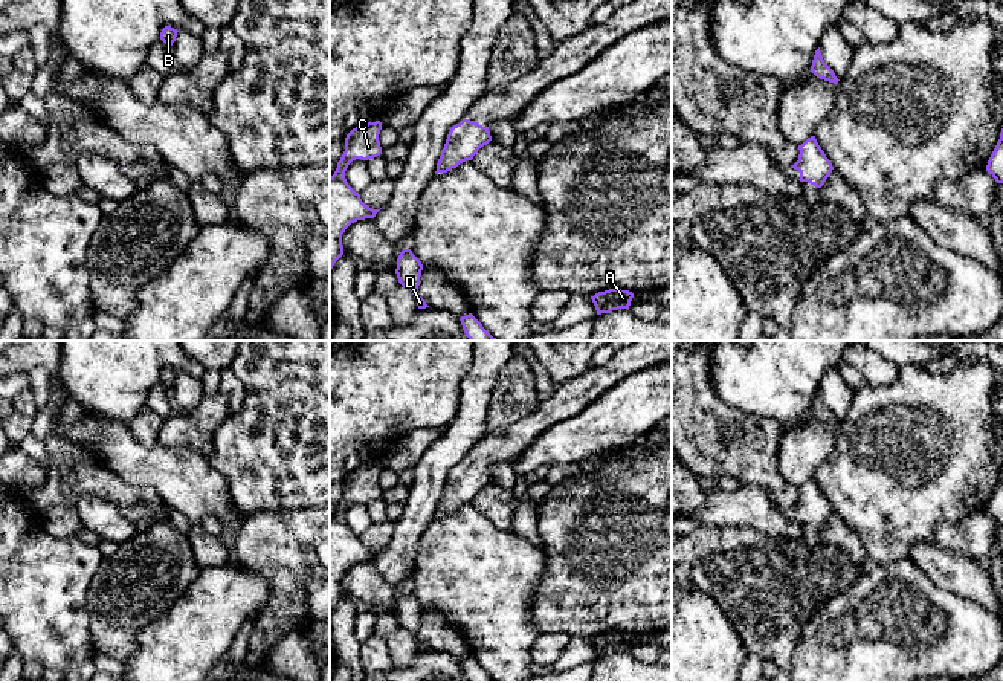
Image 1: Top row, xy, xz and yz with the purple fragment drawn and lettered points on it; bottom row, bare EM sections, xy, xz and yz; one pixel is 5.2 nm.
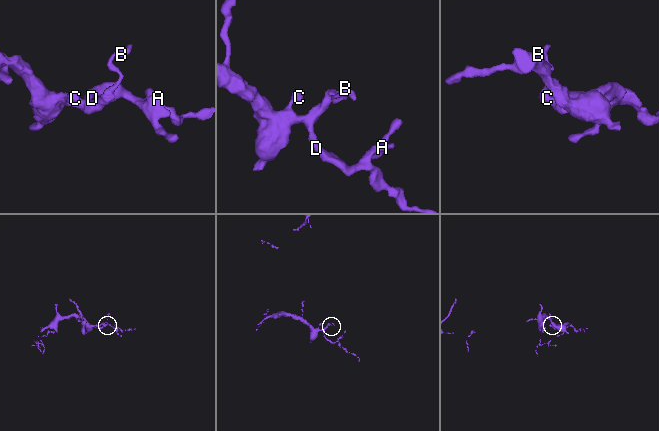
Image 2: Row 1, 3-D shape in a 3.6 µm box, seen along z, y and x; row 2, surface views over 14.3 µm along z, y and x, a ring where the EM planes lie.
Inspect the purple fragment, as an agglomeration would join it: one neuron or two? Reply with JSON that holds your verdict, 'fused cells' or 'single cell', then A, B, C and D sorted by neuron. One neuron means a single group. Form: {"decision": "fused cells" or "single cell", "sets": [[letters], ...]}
{"decision": "single cell", "sets": [["A", "B", "C", "D"]]}

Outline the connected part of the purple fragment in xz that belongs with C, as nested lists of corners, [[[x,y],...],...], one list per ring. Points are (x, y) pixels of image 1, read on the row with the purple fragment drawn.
[[[380,121],[353,128],[345,138],[345,151],[330,177],[330,272],[343,255],[342,234],[345,229],[357,220],[374,218],[380,211],[365,205],[360,194],[345,179],[345,171],[353,160],[368,160],[382,154],[380,130]]]

